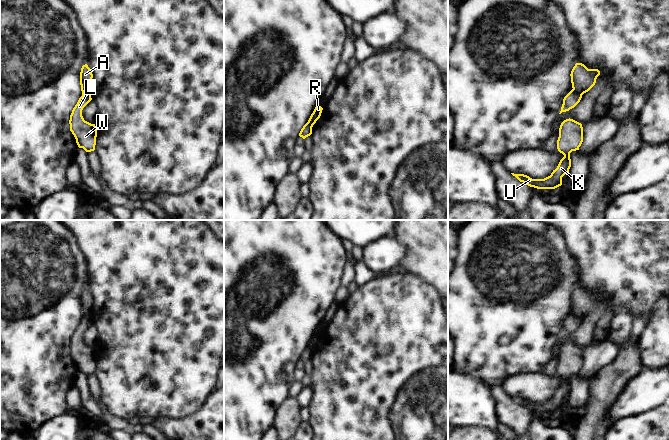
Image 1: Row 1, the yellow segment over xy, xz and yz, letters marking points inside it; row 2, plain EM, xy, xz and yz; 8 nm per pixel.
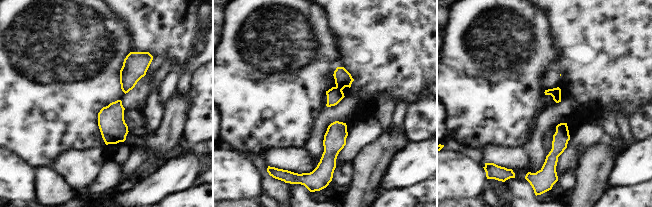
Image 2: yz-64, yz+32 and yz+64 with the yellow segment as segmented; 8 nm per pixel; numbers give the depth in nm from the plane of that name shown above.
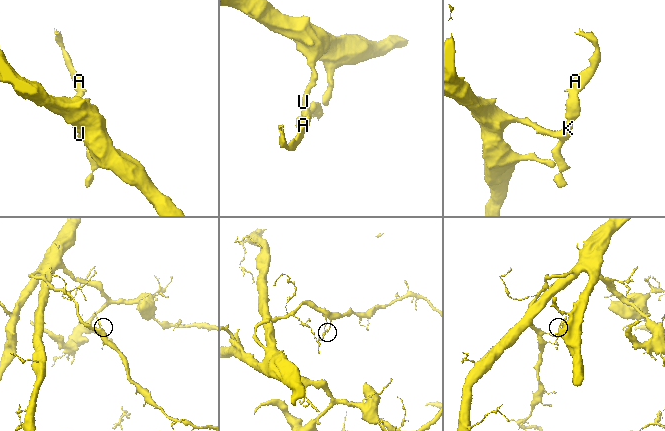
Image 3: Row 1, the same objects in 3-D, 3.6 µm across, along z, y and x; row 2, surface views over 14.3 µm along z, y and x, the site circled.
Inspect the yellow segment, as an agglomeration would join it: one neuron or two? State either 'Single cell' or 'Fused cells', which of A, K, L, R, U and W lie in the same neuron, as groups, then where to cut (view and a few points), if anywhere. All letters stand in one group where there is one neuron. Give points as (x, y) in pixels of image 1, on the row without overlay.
Fused cells. Groups: A / K L R U W. Split along yz (572, 313), (581, 319)

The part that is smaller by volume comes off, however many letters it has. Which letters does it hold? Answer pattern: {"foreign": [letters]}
{"foreign": ["A"]}

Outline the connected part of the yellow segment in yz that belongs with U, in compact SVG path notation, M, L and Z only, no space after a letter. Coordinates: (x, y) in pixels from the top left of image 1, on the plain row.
M564 344L559 352L559 361L557 364L557 373L564 381L560 384L557 392L553 394L550 400L544 403L532 403L524 398L514 398L520 406L537 413L555 413L562 409L562 401L569 396L571 391L570 377L579 374L583 366L582 348L573 344Z

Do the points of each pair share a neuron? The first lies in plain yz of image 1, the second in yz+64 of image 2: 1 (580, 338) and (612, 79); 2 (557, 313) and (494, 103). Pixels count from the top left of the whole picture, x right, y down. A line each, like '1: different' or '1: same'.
1: different
2: same

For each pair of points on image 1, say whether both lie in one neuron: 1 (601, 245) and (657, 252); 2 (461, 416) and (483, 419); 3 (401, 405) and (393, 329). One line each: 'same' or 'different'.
1: same
2: same
3: same

